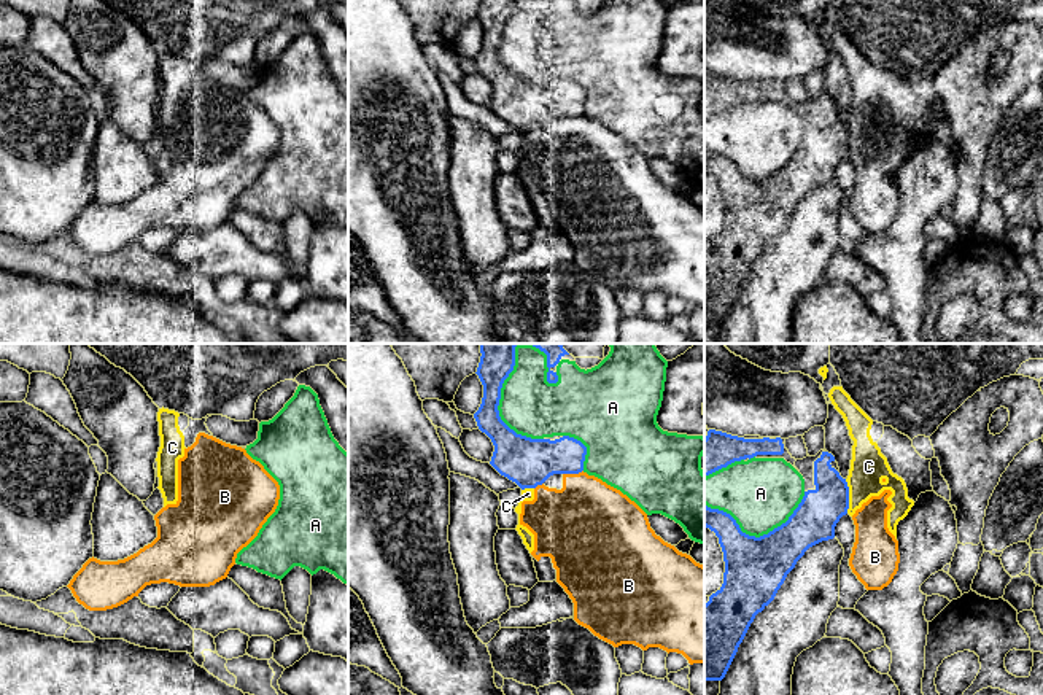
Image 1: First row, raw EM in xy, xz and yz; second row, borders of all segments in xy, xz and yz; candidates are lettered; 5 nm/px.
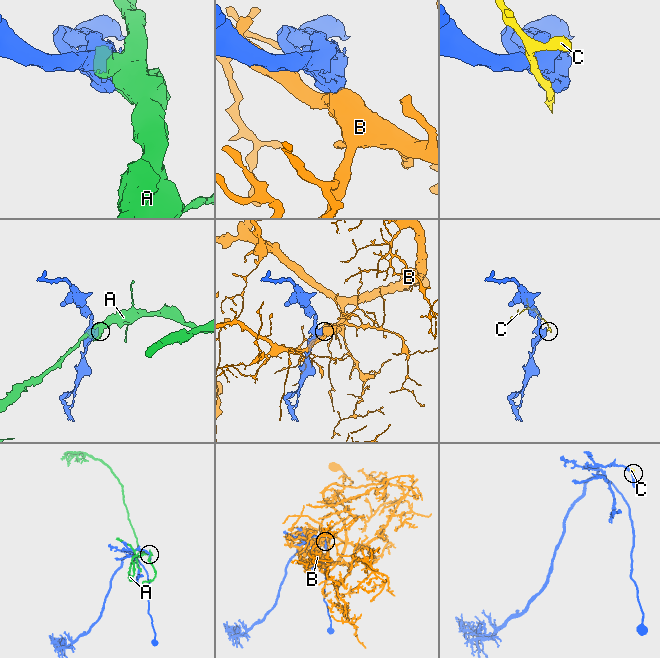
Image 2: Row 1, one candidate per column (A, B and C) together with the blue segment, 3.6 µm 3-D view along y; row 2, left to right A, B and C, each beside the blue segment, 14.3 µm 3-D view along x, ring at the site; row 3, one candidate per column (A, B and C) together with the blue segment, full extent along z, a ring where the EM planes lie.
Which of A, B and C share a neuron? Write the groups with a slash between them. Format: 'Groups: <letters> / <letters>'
Groups: A / B C

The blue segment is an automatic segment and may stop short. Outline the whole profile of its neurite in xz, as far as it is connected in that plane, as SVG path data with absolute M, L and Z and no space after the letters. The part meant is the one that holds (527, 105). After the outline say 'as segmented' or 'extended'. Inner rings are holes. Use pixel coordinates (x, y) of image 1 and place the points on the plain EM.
M480 0L475 16L483 29L483 41L474 62L494 89L490 108L522 134L536 132L553 118L582 116L587 91L580 84L569 80L531 83L501 64L501 32L514 10L515 0Z; as segmented

